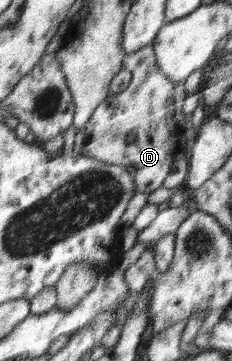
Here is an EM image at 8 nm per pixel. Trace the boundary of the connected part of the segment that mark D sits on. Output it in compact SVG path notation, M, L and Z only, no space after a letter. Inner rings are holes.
M154 45L125 54L123 68L130 70L132 74L130 86L124 92L109 94L94 109L84 126L85 142L81 152L108 164L123 165L134 177L139 192L151 193L162 186L178 152L180 130L174 124L174 108L168 108L174 104L174 84L160 72ZM130 133L136 134L132 143L126 141L126 136Z

